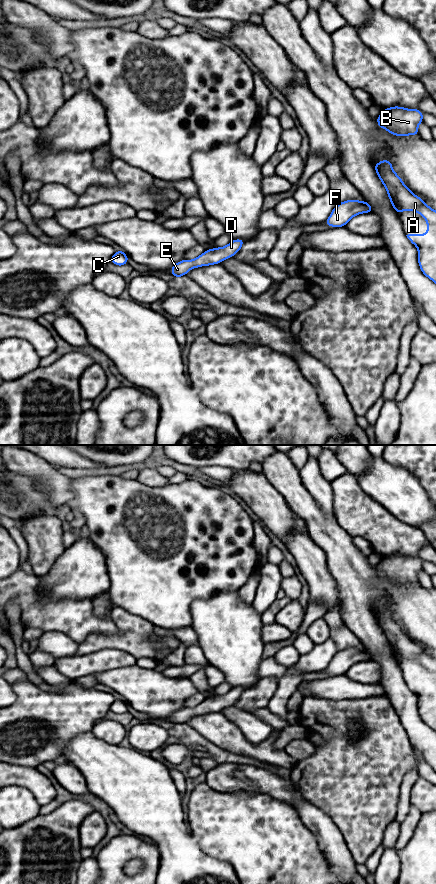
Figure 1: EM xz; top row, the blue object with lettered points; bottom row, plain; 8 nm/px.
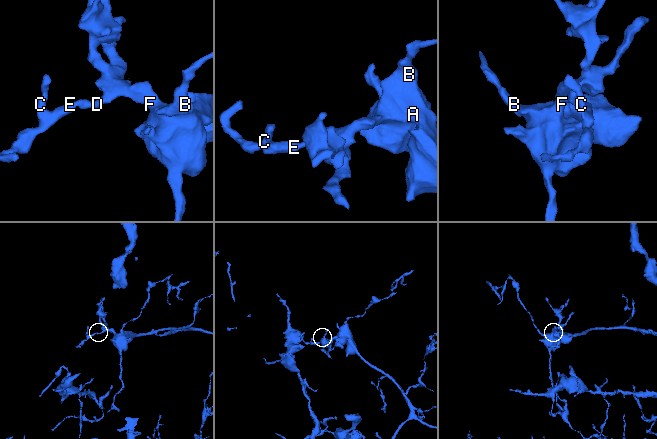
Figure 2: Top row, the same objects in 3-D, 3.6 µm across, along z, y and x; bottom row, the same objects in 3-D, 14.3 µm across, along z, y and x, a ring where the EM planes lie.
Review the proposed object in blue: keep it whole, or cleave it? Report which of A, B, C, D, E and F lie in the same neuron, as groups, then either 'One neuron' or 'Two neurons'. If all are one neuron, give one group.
Groups: A B C D E F. One neuron

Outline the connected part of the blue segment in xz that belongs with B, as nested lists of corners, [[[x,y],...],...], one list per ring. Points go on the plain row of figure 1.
[[[394,554],[386,556],[377,565],[377,573],[394,584],[419,583],[418,574],[423,570],[419,557]]]

